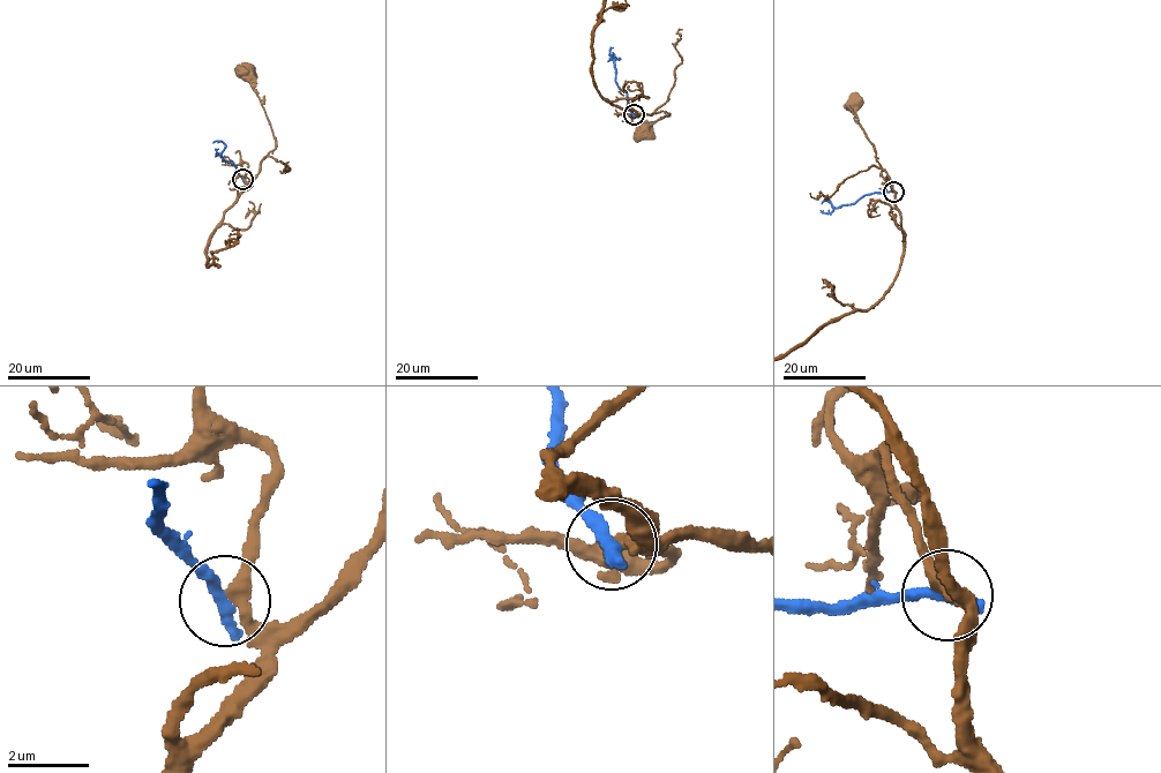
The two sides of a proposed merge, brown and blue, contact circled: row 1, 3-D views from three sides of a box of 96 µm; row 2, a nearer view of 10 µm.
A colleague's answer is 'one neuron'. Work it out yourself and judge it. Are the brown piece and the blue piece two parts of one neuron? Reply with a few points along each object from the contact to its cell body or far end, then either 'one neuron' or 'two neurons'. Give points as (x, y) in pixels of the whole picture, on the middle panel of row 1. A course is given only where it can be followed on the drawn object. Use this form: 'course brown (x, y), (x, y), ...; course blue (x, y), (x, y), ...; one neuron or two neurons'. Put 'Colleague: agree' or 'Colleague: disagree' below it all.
course brown (633, 114), (645, 115), (663, 111), (667, 113), (644, 132); course blue (633, 114), (627, 92), (615, 81), (614, 60), (619, 59), (607, 60); two neurons
Colleague: disagree

